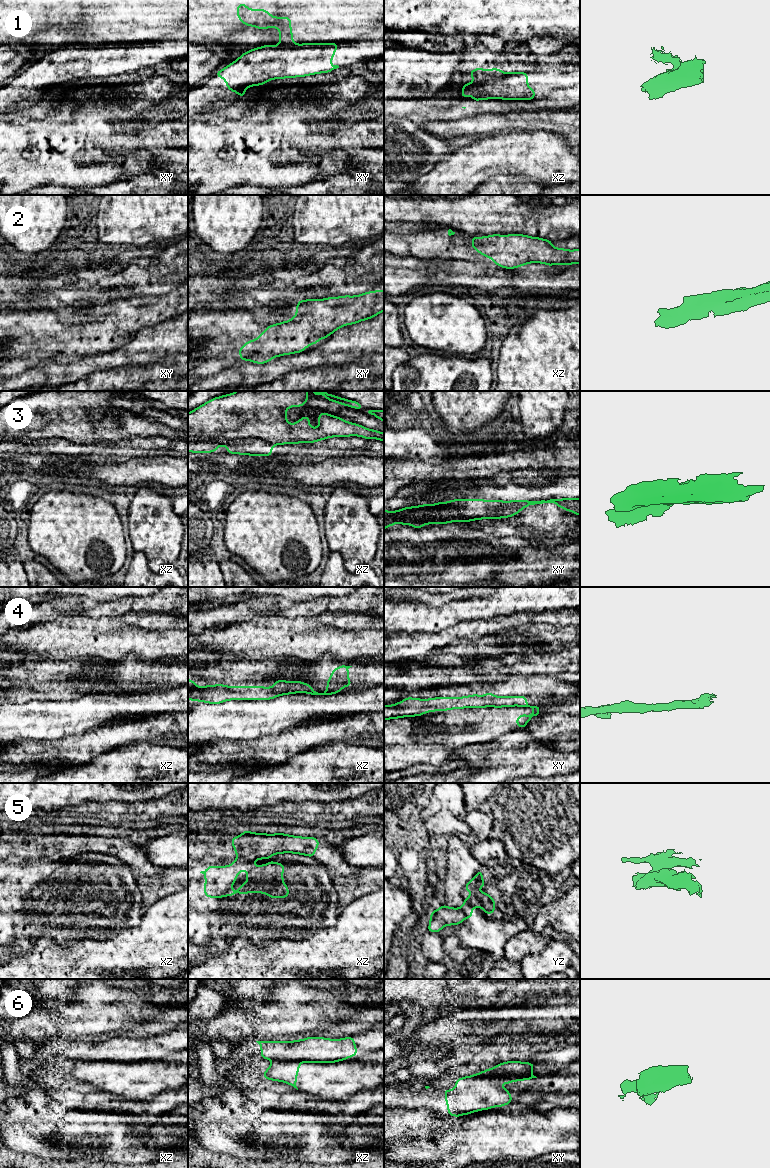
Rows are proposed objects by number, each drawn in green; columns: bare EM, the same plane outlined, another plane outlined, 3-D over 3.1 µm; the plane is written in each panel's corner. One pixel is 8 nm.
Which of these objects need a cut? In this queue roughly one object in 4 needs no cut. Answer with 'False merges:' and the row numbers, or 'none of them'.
False merges: 1, 3, 4, 5, 6

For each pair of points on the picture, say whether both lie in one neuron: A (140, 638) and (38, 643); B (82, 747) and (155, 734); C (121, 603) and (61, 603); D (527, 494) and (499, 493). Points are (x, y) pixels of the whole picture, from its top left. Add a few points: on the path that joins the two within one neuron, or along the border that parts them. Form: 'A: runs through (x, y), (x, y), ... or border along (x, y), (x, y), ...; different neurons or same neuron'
A: runs through (115, 641), (63, 641); same neuron
B: runs through (100, 740), (121, 734), (137, 734); same neuron
C: runs through (106, 607), (88, 607), (76, 603); same neuron
D: runs through (520, 494), (506, 494); same neuron

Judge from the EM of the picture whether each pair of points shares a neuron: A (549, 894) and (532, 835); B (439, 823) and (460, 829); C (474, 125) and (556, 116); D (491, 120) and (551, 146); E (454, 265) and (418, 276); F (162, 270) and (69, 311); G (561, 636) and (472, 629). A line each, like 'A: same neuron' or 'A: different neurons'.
A: different neurons
B: same neuron
C: same neuron
D: different neurons
E: same neuron
F: different neurons
G: different neurons

